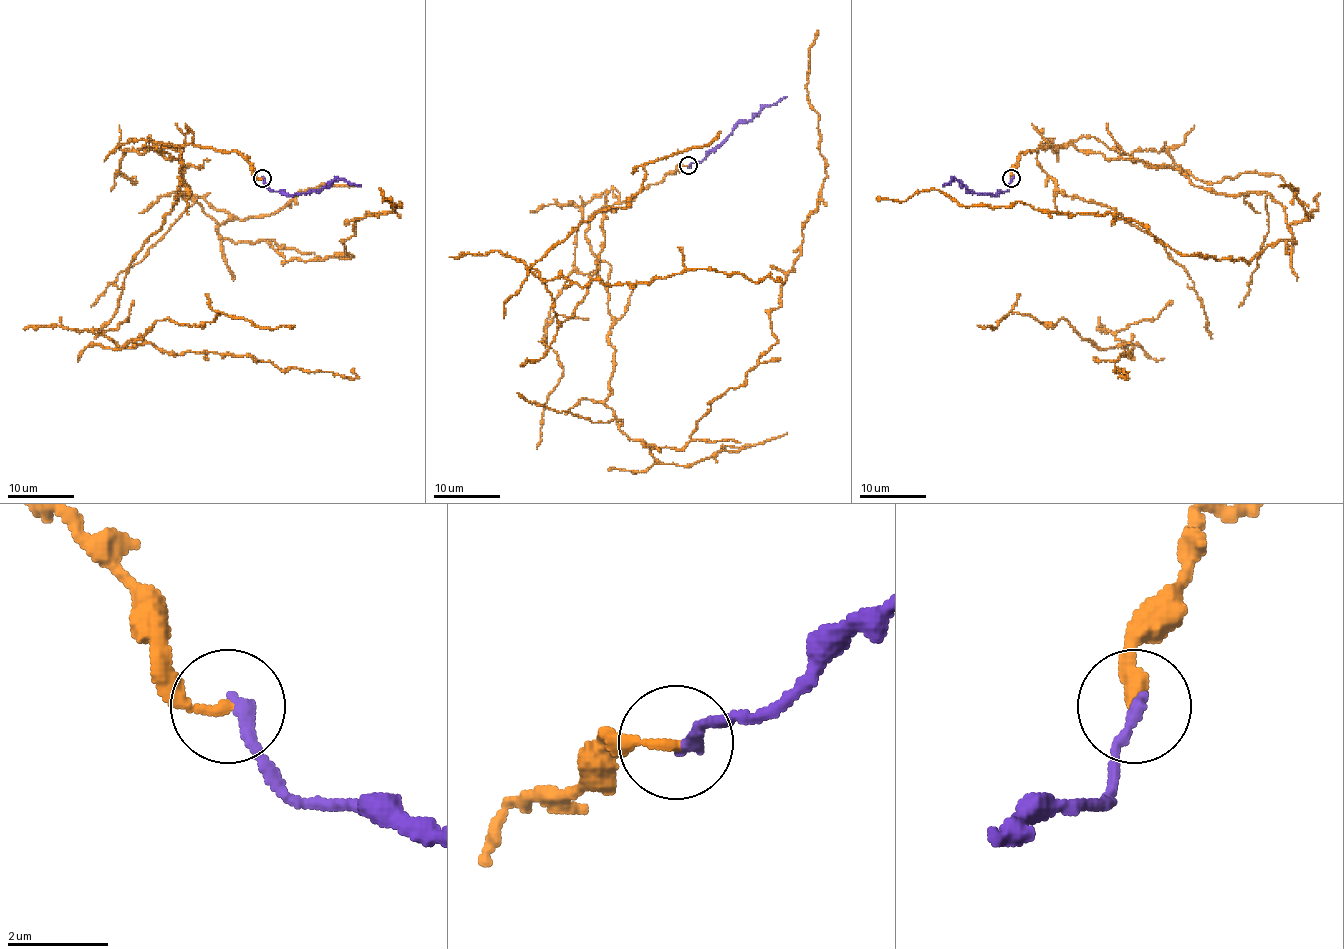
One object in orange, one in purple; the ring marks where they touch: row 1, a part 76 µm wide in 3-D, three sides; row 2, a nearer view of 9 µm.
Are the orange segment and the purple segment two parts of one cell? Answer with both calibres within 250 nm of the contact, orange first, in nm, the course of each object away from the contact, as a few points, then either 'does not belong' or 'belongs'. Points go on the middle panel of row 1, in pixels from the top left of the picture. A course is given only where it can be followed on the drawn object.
200/280 nm | orange via (687, 166), (585, 232), (613, 321), (605, 403), (646, 447), (691, 439), (777, 341), (826, 176), (818, 30) | purple via (687, 166), (715, 148), (737, 124), (747, 123), (762, 110), (787, 96) | does not belong

